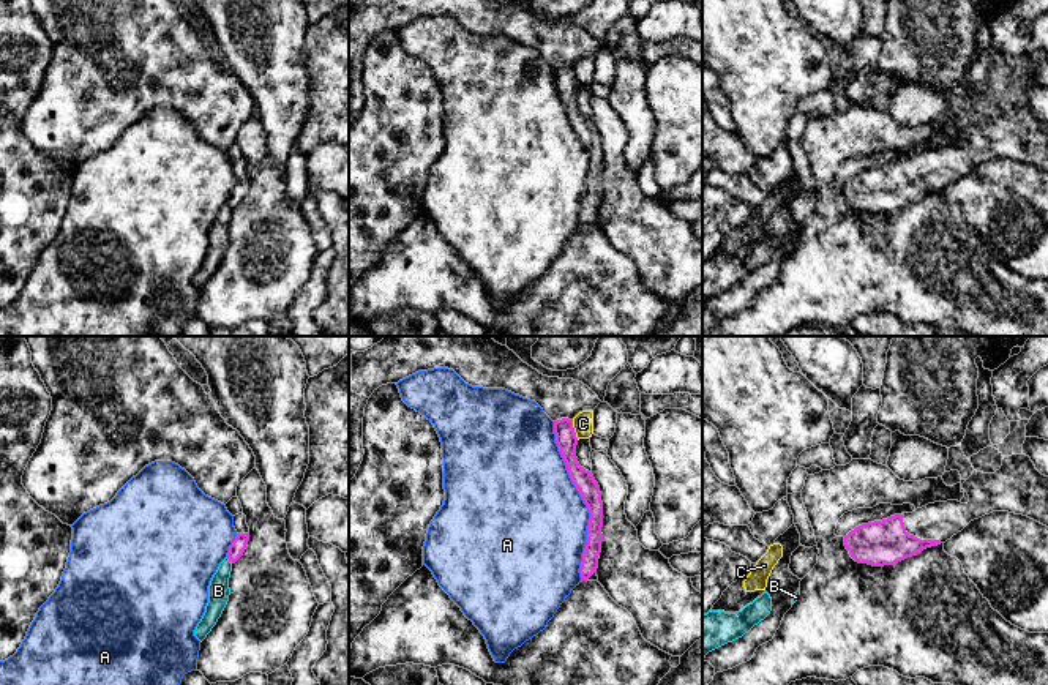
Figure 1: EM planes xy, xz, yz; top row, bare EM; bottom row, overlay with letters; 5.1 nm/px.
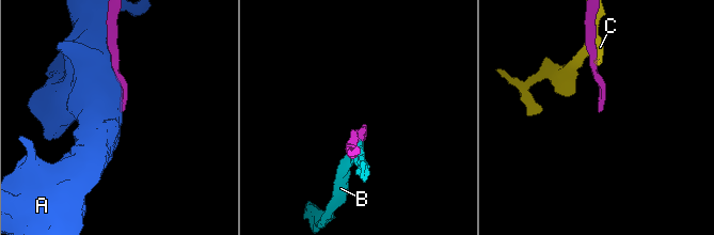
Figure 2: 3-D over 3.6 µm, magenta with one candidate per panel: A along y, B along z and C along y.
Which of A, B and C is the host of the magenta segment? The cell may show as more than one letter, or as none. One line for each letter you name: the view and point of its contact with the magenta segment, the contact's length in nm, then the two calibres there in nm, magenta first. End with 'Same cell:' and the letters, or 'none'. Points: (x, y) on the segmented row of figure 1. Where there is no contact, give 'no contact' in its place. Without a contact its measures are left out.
Same cell: none

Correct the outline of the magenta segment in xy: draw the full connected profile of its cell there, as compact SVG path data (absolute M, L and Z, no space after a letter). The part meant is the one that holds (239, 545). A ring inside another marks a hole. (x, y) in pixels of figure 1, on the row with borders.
M238 513L234 516L234 527L237 530L237 537L229 546L227 559L235 563L245 552L248 540L249 540L249 527L246 524L246 516Z

